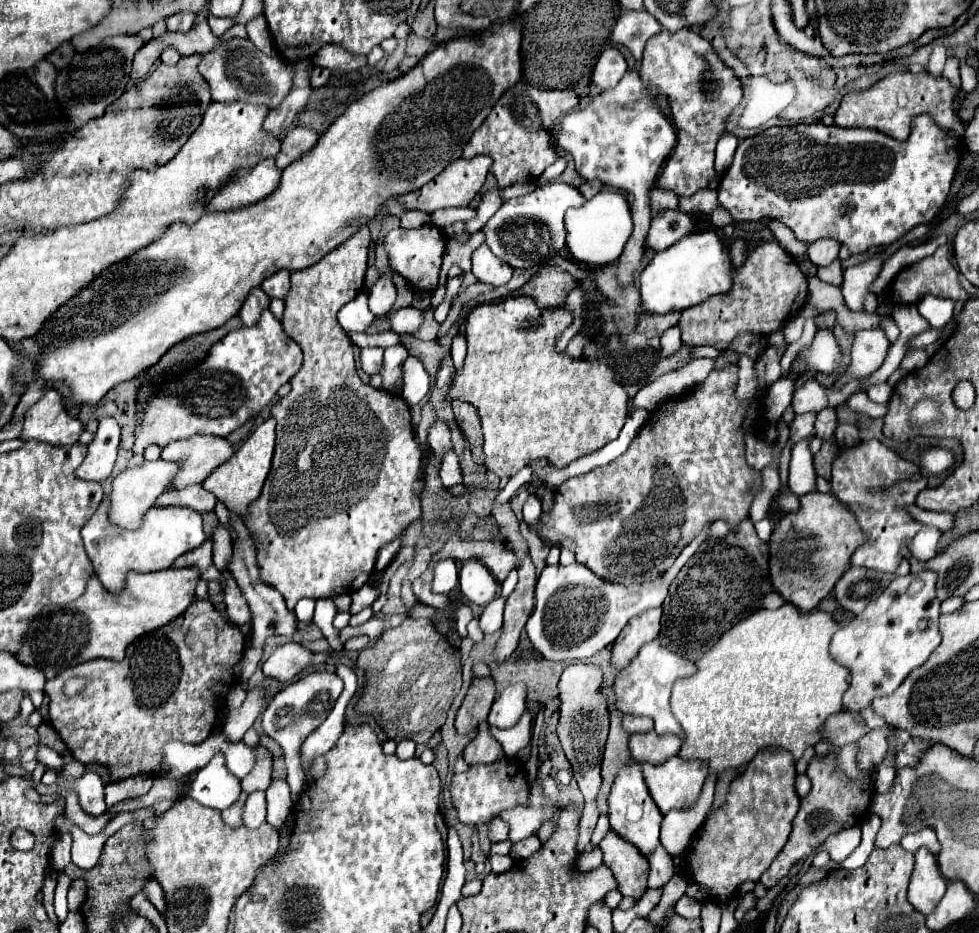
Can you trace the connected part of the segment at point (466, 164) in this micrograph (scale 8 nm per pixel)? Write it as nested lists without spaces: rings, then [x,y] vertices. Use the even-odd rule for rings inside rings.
[[[476,155],[474,159],[458,159],[452,165],[448,165],[448,169],[444,169],[444,173],[434,177],[422,189],[400,197],[400,203],[404,203],[404,207],[408,207],[408,209],[418,209],[424,213],[434,213],[434,211],[446,209],[446,207],[468,207],[470,201],[474,199],[474,195],[482,189],[490,165],[492,165],[492,157],[488,157],[488,155]]]

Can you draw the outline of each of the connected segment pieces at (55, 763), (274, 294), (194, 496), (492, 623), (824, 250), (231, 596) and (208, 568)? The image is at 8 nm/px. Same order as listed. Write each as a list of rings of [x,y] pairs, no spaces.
[[[40,745],[38,761],[42,761],[42,763],[44,763],[46,767],[50,767],[50,769],[60,769],[60,767],[62,767],[62,757],[60,757],[60,753],[56,753],[54,749],[44,747],[44,745]]]
[[[278,271],[262,283],[262,291],[270,299],[284,299],[288,295],[288,289],[290,289],[290,273],[288,271]]]
[[[200,483],[196,485],[188,485],[184,489],[170,489],[164,495],[158,497],[156,505],[166,507],[166,505],[180,505],[180,507],[190,507],[190,509],[198,509],[198,513],[208,513],[214,511],[216,507],[216,497],[212,493],[208,493]]]
[[[498,595],[492,603],[488,603],[480,615],[480,629],[484,633],[494,633],[502,627],[502,611],[504,611],[504,599]]]
[[[820,239],[808,245],[808,257],[816,267],[830,265],[838,257],[838,251],[840,251],[840,243],[832,239]]]
[[[234,579],[226,581],[226,587],[224,587],[224,603],[226,603],[226,613],[228,617],[236,623],[236,625],[244,625],[248,623],[252,617],[244,597],[242,597],[242,591],[240,587],[236,585]]]
[[[206,539],[200,547],[184,553],[182,557],[176,559],[174,567],[192,567],[196,565],[202,573],[202,579],[204,581],[222,581],[224,579],[224,573],[222,571],[216,571],[214,563],[212,563],[212,539]]]

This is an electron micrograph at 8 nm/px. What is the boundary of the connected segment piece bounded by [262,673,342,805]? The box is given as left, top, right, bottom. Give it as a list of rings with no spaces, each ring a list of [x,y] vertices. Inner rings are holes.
[[[310,673],[304,679],[288,685],[280,693],[276,693],[274,699],[270,701],[270,705],[266,707],[266,711],[262,713],[264,733],[268,737],[272,737],[274,741],[278,741],[282,751],[284,751],[285,767],[288,771],[286,781],[290,785],[294,805],[306,787],[306,775],[302,765],[300,765],[302,743],[328,717],[336,699],[340,697],[340,693],[342,693],[342,679],[338,675],[334,675],[334,673]]]

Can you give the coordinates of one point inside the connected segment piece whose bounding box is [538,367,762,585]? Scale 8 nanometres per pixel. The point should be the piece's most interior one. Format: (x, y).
(627, 521)

